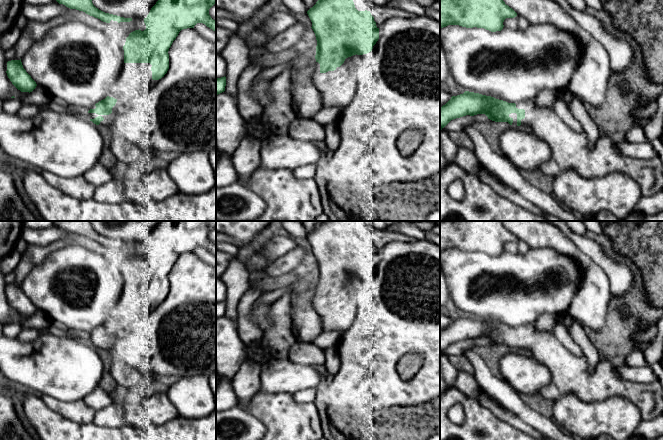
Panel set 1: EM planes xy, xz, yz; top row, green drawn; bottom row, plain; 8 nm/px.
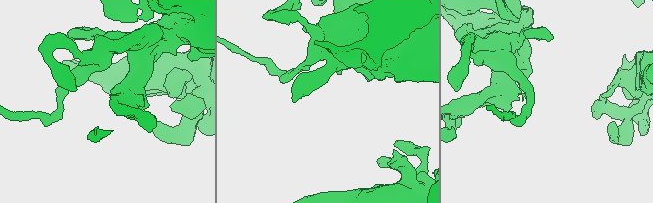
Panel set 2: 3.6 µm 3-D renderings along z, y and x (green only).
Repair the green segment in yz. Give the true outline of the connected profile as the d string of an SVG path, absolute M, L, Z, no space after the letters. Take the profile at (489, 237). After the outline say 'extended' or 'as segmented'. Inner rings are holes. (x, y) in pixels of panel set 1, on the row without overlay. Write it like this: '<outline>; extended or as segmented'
M440 221L440 253L448 249L459 249L496 256L503 253L506 242L516 240L517 237L501 221Z; as segmented

